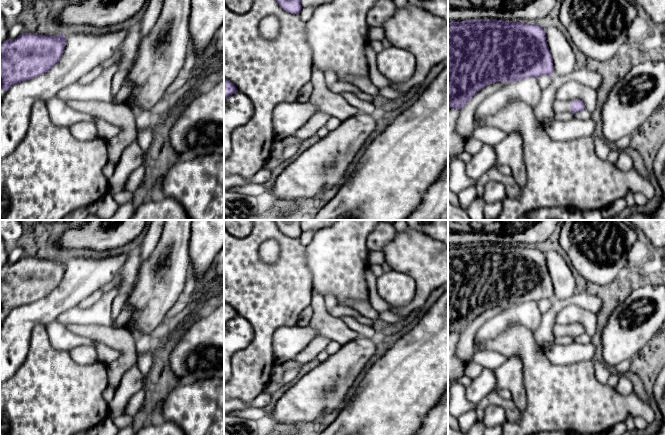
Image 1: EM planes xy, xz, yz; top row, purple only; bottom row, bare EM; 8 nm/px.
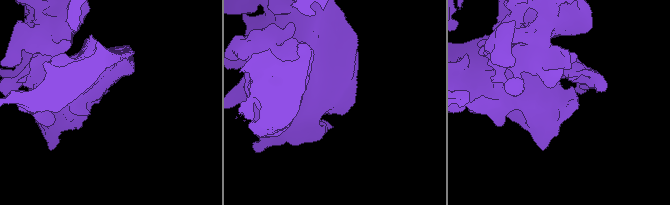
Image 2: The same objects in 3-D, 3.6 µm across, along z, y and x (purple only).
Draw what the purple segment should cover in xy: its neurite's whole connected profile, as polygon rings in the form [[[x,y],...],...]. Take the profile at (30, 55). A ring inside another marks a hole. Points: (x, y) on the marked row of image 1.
[[[22,33],[0,45],[0,101],[14,84],[51,70],[65,50],[66,35]]]

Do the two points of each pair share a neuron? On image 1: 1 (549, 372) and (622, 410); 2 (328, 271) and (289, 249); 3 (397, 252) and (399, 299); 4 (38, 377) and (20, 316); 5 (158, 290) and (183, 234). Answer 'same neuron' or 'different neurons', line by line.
1: same neuron
2: different neurons
3: different neurons
4: different neurons
5: same neuron

